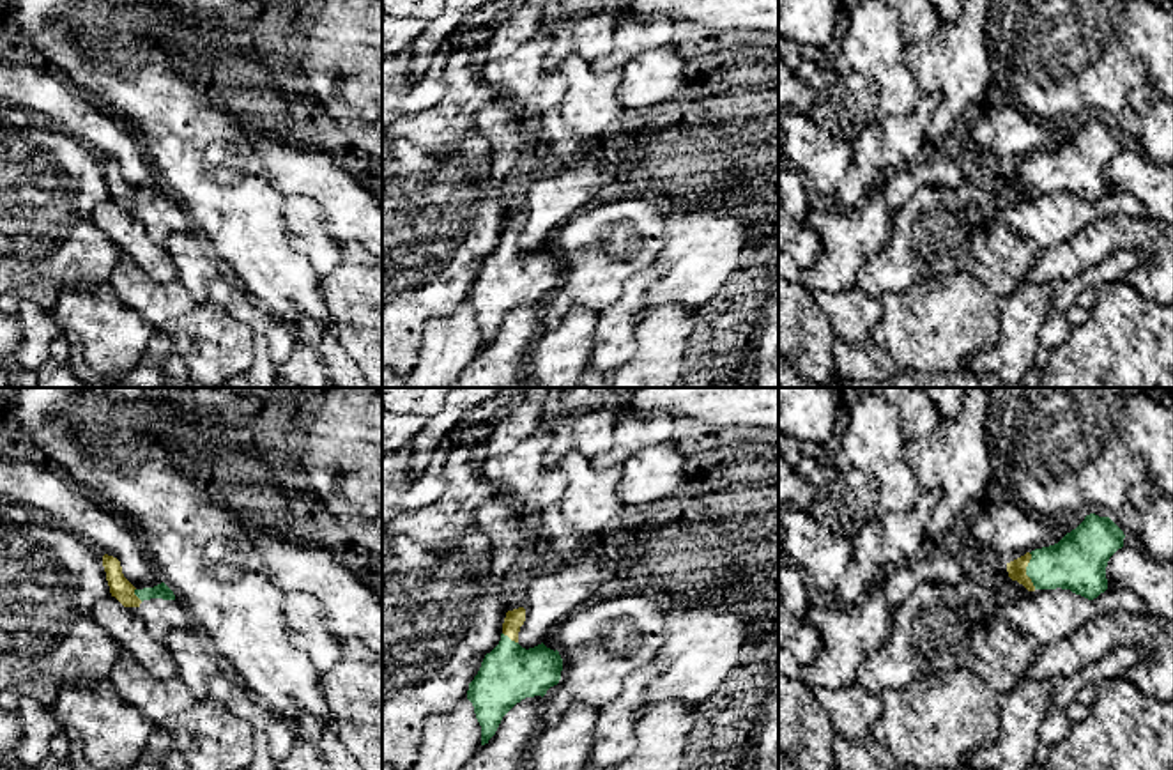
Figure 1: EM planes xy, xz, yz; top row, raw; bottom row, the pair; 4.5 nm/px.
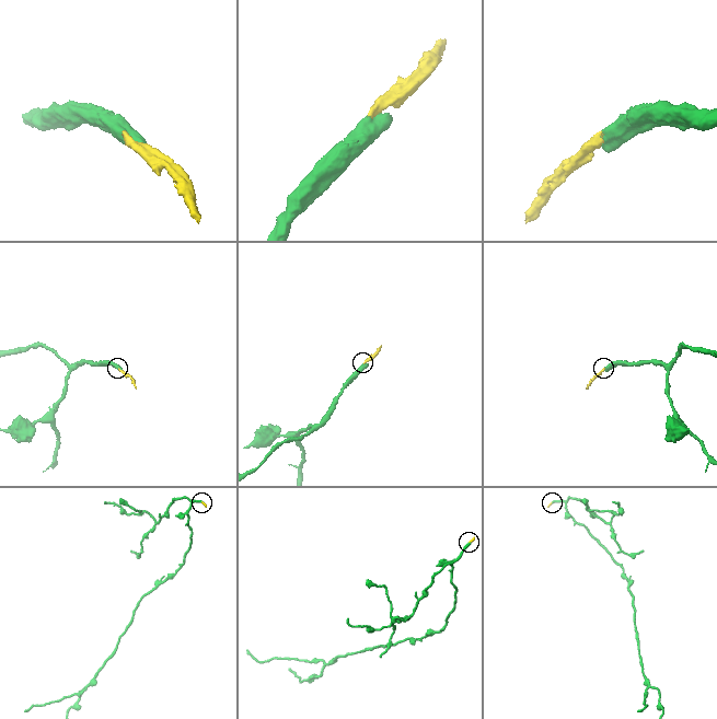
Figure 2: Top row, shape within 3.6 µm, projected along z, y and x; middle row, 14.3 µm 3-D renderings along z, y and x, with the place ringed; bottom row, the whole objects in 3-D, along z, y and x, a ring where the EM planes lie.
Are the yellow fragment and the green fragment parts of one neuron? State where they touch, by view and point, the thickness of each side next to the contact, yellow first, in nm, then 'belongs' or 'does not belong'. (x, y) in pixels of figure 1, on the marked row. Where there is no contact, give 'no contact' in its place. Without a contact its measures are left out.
yz (1025, 570) | 90/260 nm | belongs

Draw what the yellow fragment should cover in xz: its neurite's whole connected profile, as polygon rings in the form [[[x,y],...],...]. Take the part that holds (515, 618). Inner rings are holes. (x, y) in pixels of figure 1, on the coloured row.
[[[525,609],[506,612],[499,644],[485,655],[481,667],[469,683],[467,699],[481,726],[481,745],[495,735],[502,717],[522,699],[545,696],[559,683],[563,658],[543,643],[534,648],[518,644]]]

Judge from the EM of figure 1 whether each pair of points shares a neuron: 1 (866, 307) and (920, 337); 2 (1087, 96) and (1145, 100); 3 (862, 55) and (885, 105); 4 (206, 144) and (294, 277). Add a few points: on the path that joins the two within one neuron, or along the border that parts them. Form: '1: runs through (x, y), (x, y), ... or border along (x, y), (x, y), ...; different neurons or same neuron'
1: border along (880, 300), (881, 317), (869, 337); different neurons
2: border along (1145, 82), (1127, 96), (1138, 135); different neurons
3: runs through (874, 64), (885, 75), (885, 92); same neuron
4: runs through (218, 177), (225, 184), (241, 223), (260, 243); same neuron

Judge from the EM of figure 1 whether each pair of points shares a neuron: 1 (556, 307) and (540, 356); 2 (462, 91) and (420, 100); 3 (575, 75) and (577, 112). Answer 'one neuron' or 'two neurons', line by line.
1: two neurons
2: two neurons
3: one neuron

